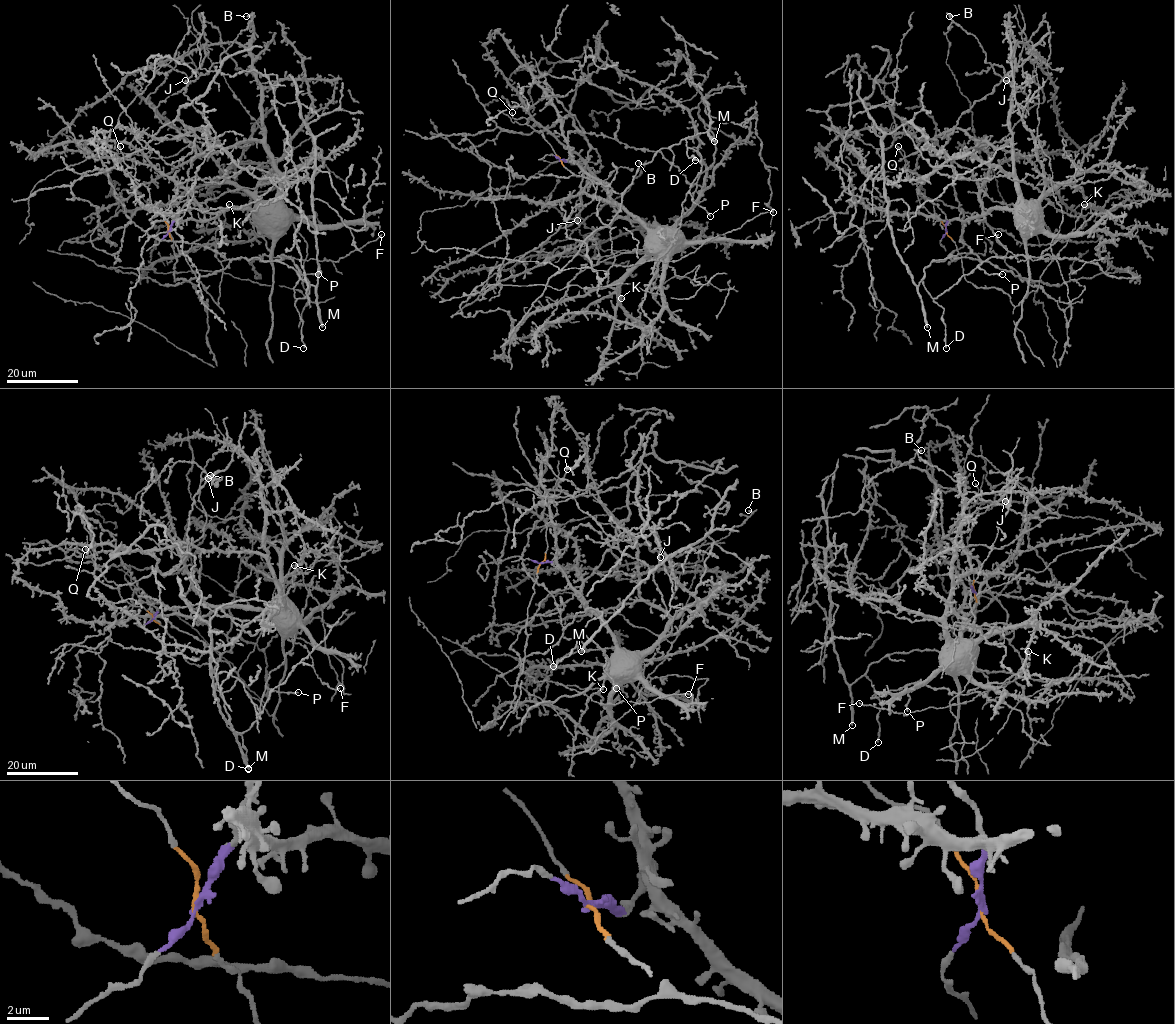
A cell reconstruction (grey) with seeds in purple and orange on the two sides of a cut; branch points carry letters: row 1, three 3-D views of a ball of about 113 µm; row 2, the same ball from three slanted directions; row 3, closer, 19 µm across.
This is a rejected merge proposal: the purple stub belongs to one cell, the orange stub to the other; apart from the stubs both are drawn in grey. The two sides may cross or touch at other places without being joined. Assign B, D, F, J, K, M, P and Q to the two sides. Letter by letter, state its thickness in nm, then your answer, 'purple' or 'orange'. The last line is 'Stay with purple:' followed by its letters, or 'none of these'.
B: calibre 280 nm; purple
D: calibre 260 nm; purple
F: calibre 170 nm; orange
J: calibre 460 nm; purple
K: calibre 160 nm; orange
M: calibre 360 nm; purple
P: calibre 200 nm; purple
Q: calibre 200 nm; orange
Stay with purple: B, D, J, M, P

